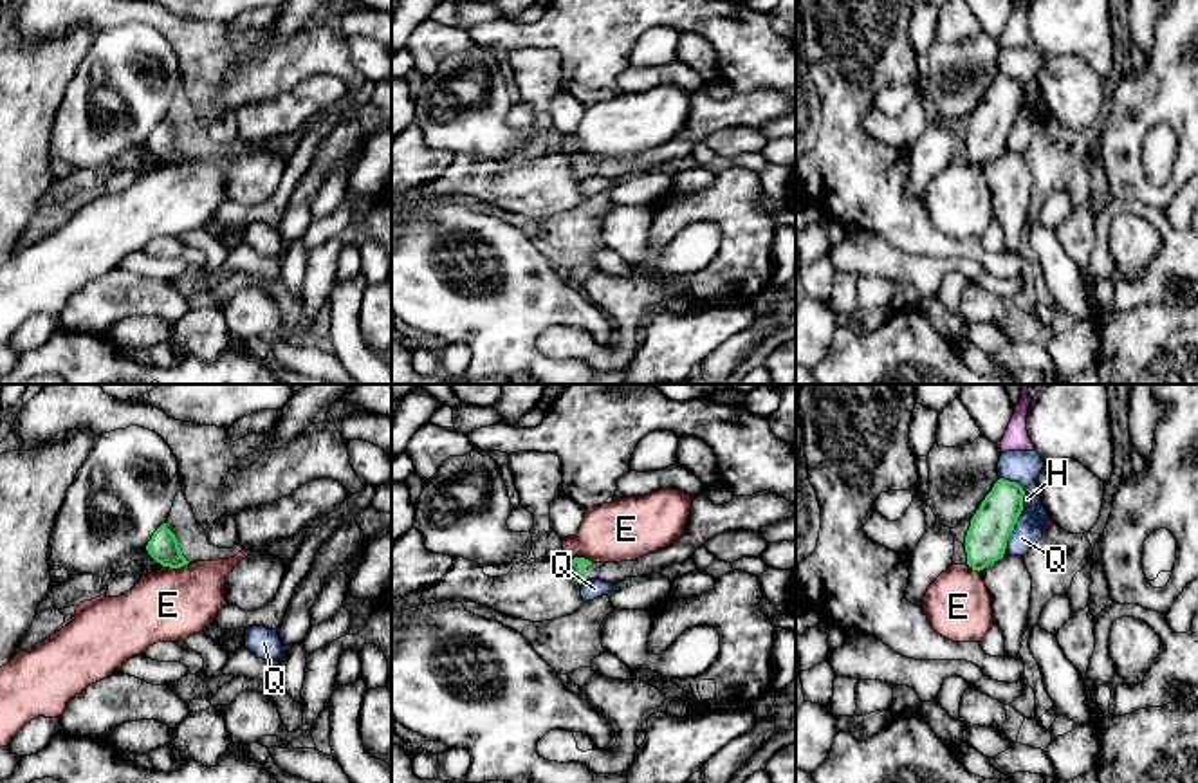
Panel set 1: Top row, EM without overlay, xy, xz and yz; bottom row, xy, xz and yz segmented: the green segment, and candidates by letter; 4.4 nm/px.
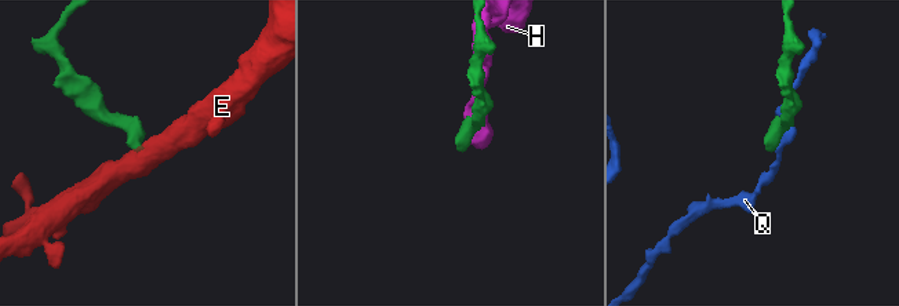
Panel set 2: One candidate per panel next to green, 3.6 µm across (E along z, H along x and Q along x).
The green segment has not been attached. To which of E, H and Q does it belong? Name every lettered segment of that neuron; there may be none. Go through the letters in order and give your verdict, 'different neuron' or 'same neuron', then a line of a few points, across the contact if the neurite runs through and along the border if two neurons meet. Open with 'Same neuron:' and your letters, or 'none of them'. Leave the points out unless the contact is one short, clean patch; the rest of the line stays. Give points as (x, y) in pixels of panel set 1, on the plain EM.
Same neuron: none of them
E: different neuron; line xy (188, 157), (179, 163), (163, 163)
H: different neuron
Q: different neuron; line yz (1022, 109), (1004, 148)

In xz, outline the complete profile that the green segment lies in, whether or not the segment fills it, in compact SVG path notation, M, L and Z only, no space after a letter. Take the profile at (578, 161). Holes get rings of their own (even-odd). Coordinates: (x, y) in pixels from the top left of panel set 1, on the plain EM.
M770 87L734 92L725 101L714 101L705 90L700 90L693 96L686 128L673 141L635 157L592 159L585 153L574 153L568 155L568 166L579 180L592 175L617 180L630 173L657 171L671 161L691 155L696 144L718 130L729 126L758 128L788 114L796 114L796 103Z

